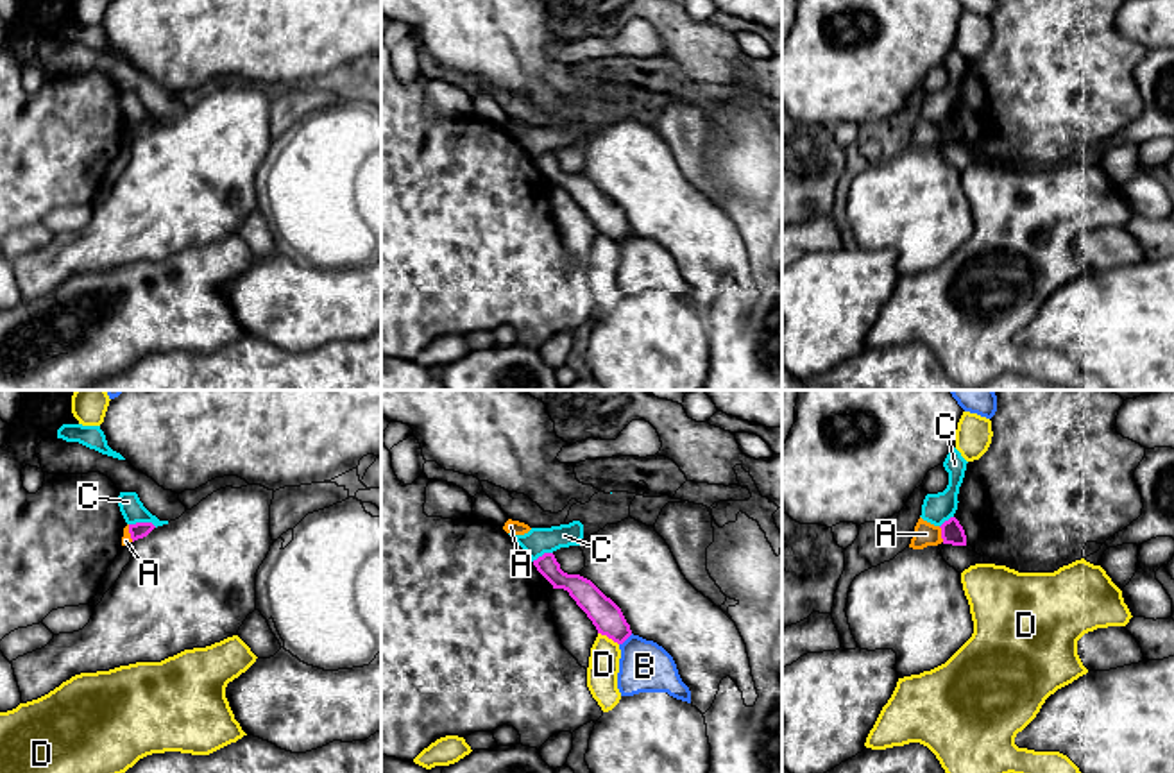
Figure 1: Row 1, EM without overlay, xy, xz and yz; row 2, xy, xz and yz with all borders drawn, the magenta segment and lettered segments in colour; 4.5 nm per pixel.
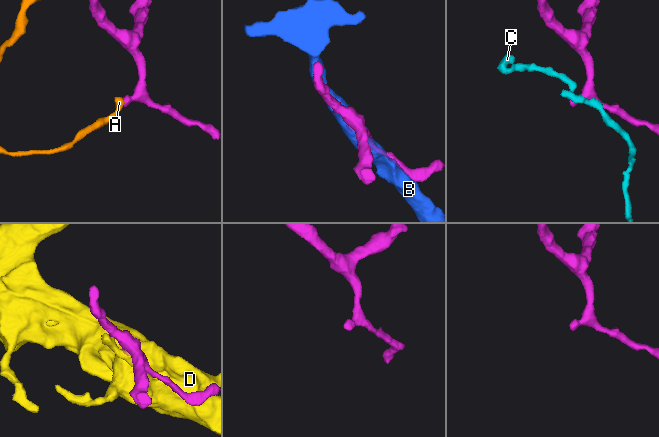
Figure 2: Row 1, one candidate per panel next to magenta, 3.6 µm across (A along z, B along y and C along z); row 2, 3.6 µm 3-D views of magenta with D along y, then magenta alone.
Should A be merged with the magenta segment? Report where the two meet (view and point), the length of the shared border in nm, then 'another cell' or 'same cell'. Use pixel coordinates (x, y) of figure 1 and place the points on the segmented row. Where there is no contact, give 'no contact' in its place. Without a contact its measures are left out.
yz (942, 534) | 80 nm | another cell

